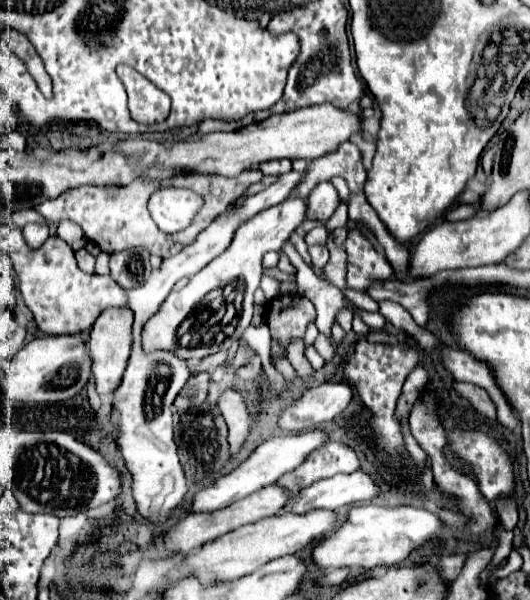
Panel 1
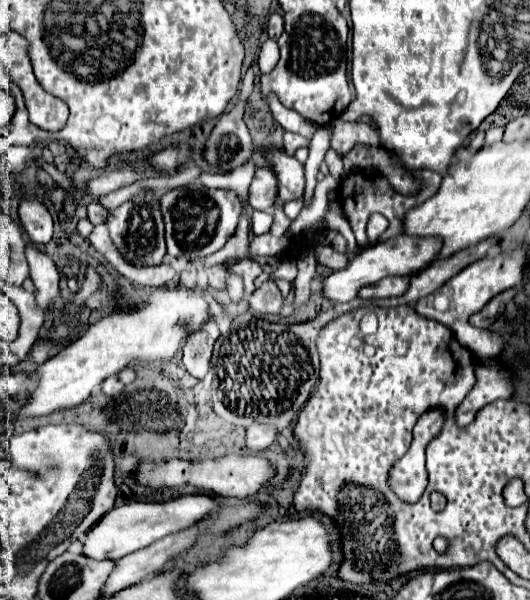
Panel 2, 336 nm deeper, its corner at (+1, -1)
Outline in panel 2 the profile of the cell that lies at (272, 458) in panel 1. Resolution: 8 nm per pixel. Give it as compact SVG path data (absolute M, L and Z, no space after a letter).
M182 494L178 498L166 502L130 502L106 512L88 532L88 540L84 544L84 554L96 560L120 560L122 556L136 552L152 542L186 530L196 524L202 516L210 514L212 510L220 508L220 502L208 494Z

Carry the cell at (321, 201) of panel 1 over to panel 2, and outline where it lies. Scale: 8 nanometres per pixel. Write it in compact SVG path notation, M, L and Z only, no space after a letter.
M278 148L268 154L268 162L278 172L278 198L282 198L284 202L300 200L306 186L304 166Z

